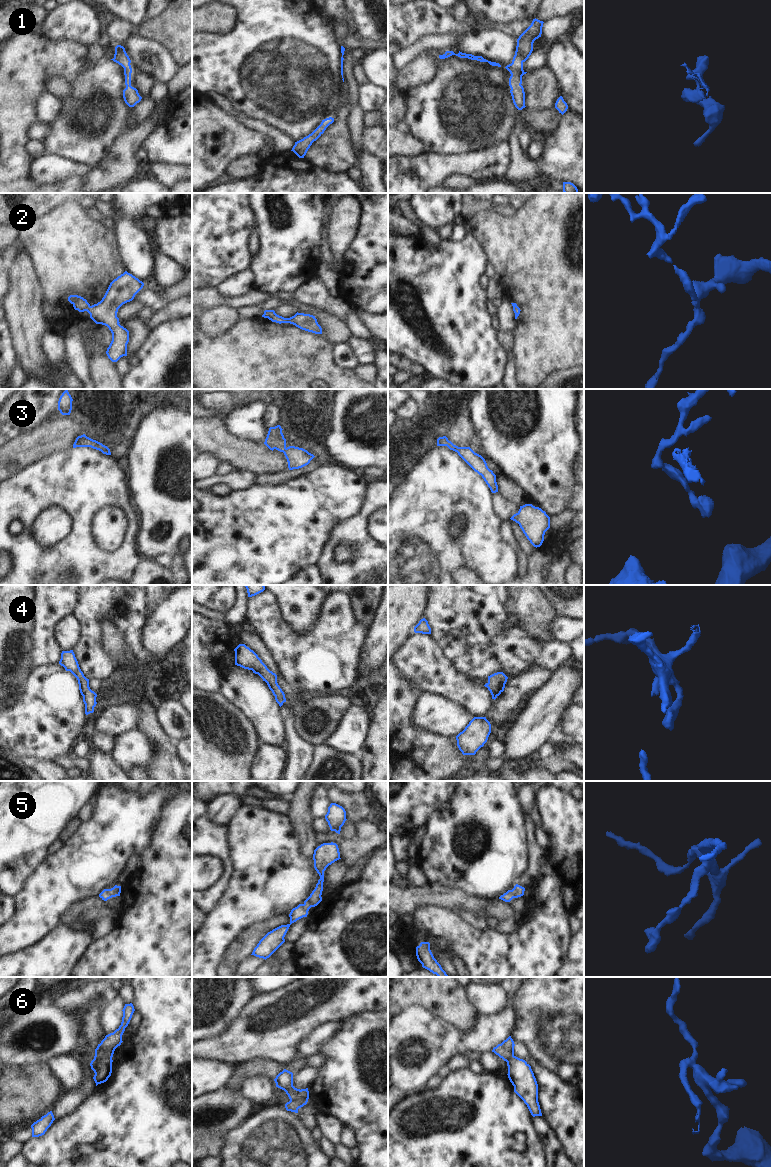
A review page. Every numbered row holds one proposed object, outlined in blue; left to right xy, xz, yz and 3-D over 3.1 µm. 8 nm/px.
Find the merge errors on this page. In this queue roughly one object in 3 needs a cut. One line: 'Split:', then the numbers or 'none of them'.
Split: 6

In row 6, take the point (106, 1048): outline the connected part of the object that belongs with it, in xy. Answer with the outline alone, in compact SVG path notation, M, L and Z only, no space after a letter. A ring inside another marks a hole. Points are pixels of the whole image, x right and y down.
M130 1003L125 1004L122 1011L123 1017L121 1025L113 1033L106 1035L101 1043L98 1044L97 1048L95 1049L94 1060L105 1057L112 1059L115 1049L123 1042L122 1035L125 1031L125 1028L128 1026L135 1009L133 1004Z

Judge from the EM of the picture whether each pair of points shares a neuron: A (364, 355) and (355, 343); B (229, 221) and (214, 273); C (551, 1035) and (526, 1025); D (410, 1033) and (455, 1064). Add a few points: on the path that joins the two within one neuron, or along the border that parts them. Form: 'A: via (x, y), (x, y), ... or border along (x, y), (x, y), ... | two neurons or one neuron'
A: via (364, 352), (358, 346) | one neuron
B: via (216, 234), (214, 236), (214, 260) | one neuron
C: via (545, 1029), (540, 1024), (532, 1025) | one neuron
D: border along (464, 1053), (456, 1053), (433, 1077) | two neurons

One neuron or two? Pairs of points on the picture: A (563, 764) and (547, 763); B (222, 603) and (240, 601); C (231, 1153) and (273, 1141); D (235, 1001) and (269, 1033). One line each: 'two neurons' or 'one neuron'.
A: one neuron
B: two neurons
C: one neuron
D: two neurons

